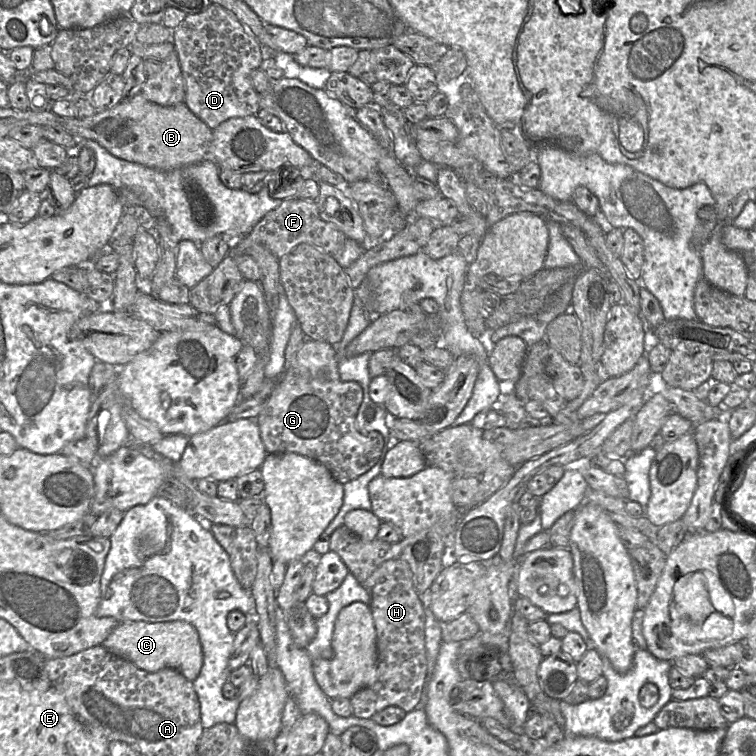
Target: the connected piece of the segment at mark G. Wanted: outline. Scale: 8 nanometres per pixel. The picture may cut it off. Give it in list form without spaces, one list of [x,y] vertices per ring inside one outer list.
[[[306,339],[255,420],[267,454],[293,452],[305,456],[324,465],[338,482],[345,484],[377,463],[384,439],[377,431],[362,435],[356,429],[363,389],[355,381],[342,381],[338,366],[334,345]]]

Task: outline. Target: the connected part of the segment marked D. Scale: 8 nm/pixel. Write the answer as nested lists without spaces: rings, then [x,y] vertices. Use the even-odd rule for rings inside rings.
[[[211,3],[201,13],[187,14],[173,30],[171,42],[185,84],[185,104],[210,129],[233,117],[257,115],[259,93],[254,89],[250,75],[260,68],[264,48],[234,13]]]

